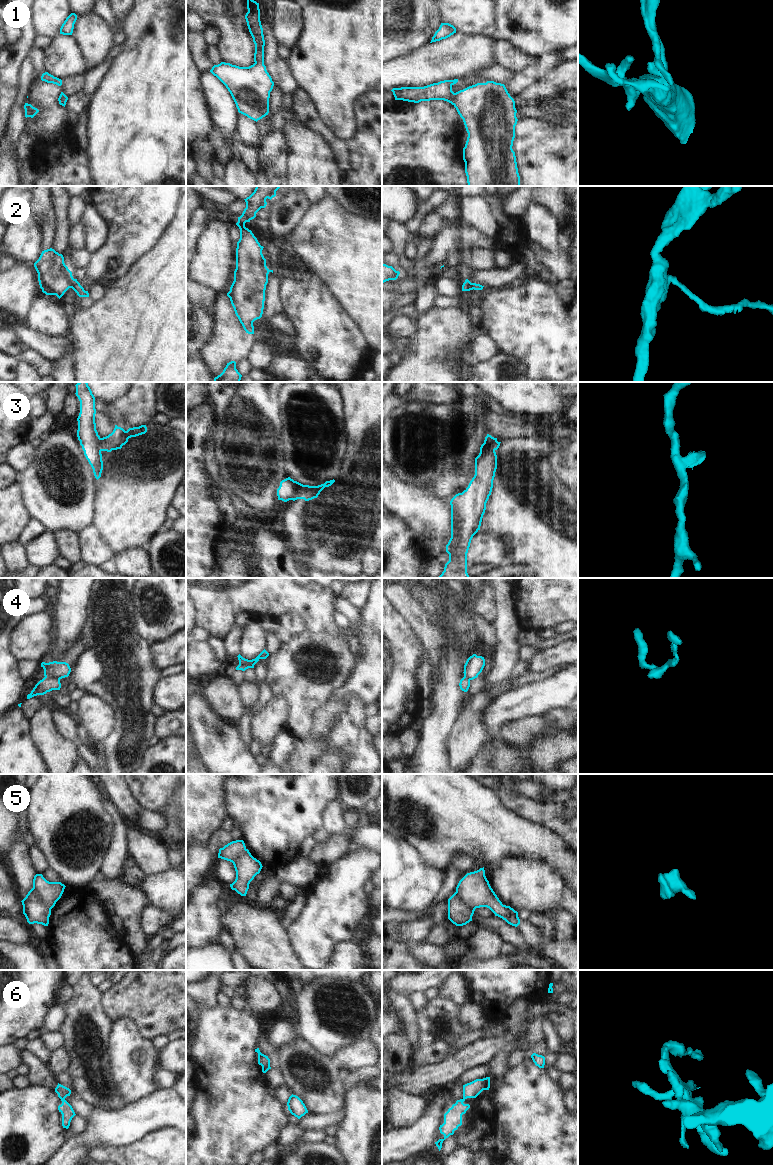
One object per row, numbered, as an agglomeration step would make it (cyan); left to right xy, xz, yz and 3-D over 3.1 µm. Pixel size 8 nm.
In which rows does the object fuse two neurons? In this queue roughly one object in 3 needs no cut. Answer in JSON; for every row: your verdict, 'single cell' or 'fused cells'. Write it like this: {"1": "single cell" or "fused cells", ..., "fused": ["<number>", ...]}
{"1": "single cell", "2": "fused cells", "3": "fused cells", "4": "fused cells", "5": "fused cells", "6": "fused cells", "fused": ["2", "3", "4", "5", "6"]}

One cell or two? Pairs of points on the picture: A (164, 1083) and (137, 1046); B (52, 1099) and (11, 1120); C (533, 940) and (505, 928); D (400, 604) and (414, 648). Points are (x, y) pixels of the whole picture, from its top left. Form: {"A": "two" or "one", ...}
{"A": "two", "B": "one", "C": "two", "D": "two"}

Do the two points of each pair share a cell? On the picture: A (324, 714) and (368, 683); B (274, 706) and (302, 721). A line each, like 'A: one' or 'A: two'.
A: one
B: two

